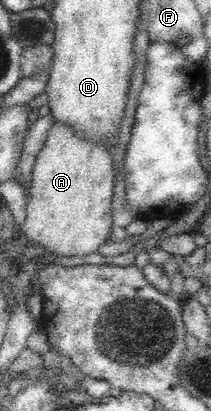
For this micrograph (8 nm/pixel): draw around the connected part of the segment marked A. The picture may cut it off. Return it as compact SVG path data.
M55 121L54 127L49 133L47 142L43 147L41 153L37 157L33 172L31 183L29 185L29 194L27 199L26 217L23 225L20 226L20 232L25 233L29 242L34 245L44 247L47 251L62 257L87 257L91 253L97 253L100 245L103 245L107 240L111 239L112 228L112 204L114 195L114 185L116 181L117 172L114 170L113 158L111 150L107 149L107 146L93 142L93 140L85 140L85 136L77 134L77 131L71 130L71 128L64 124L59 124Z

